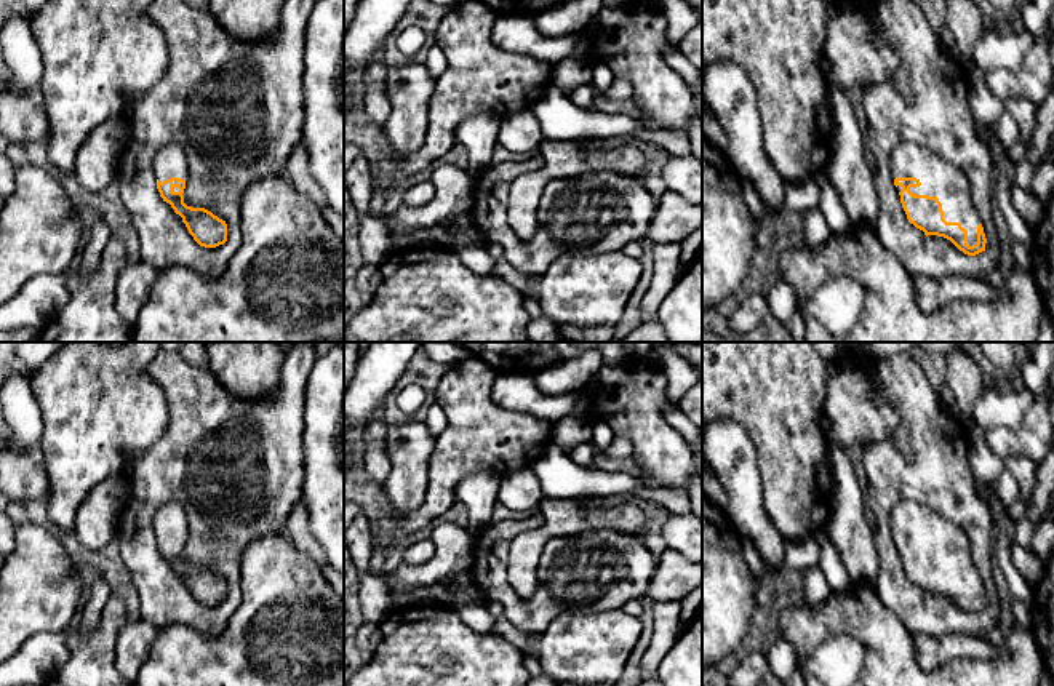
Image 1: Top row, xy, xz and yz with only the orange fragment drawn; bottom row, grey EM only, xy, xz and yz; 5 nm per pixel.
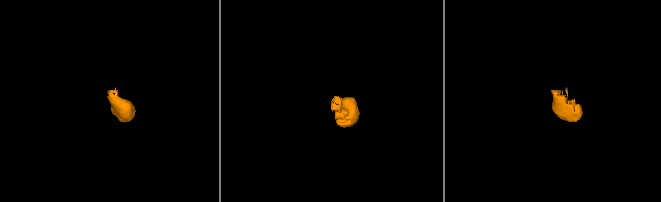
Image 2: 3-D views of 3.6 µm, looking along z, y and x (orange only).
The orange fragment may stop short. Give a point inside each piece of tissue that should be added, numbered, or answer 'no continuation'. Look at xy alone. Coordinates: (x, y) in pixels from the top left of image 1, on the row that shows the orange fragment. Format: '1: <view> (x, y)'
1: xy (170, 162)

